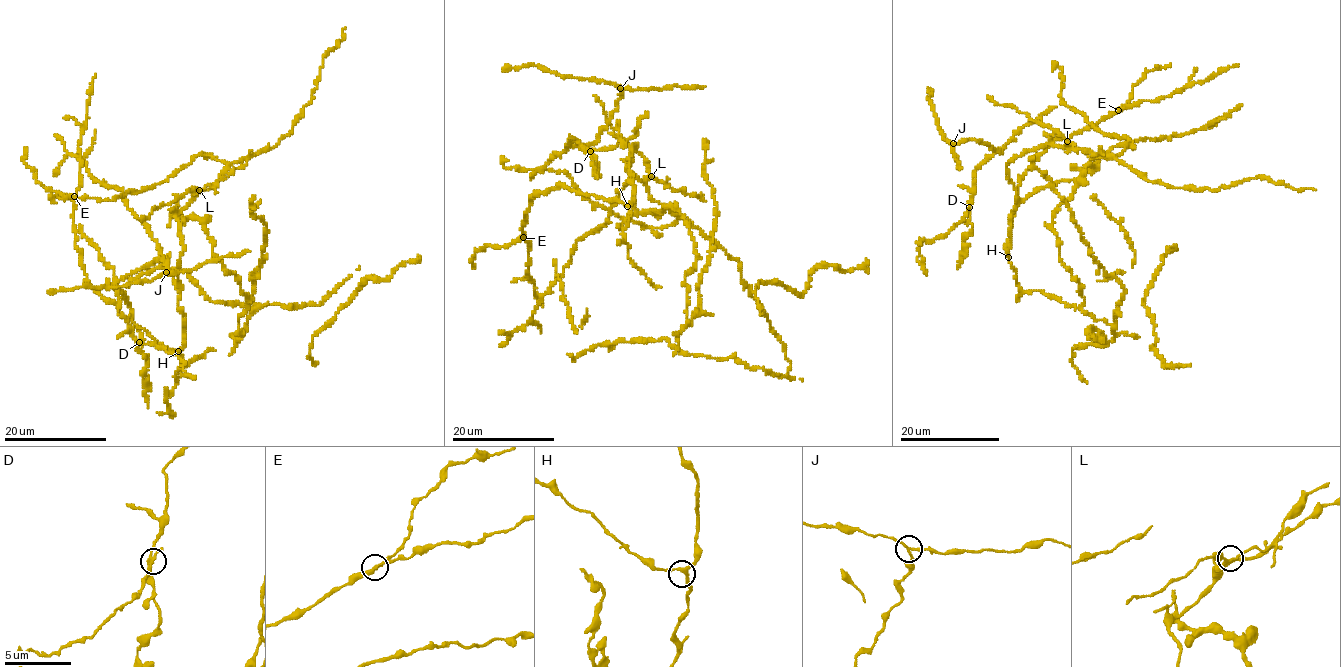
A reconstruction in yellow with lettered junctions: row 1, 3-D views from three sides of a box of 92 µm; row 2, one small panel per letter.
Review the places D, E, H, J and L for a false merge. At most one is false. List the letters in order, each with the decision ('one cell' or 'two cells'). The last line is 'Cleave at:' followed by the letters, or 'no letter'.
D: one cell
E: one cell
H: one cell
J: two cells
L: one cell
Cleave at: J

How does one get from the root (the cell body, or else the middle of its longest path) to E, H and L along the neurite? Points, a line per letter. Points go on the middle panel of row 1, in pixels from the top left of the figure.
E: (650, 197), (647, 183), (627, 168), (633, 144), (628, 164), (633, 202), (557, 187), (531, 198), (523, 237)
H: (650, 197), (647, 183), (627, 168), (633, 144), (629, 182), (635, 187), (634, 199), (627, 206)
L: (650, 197), (647, 178), (651, 176)

